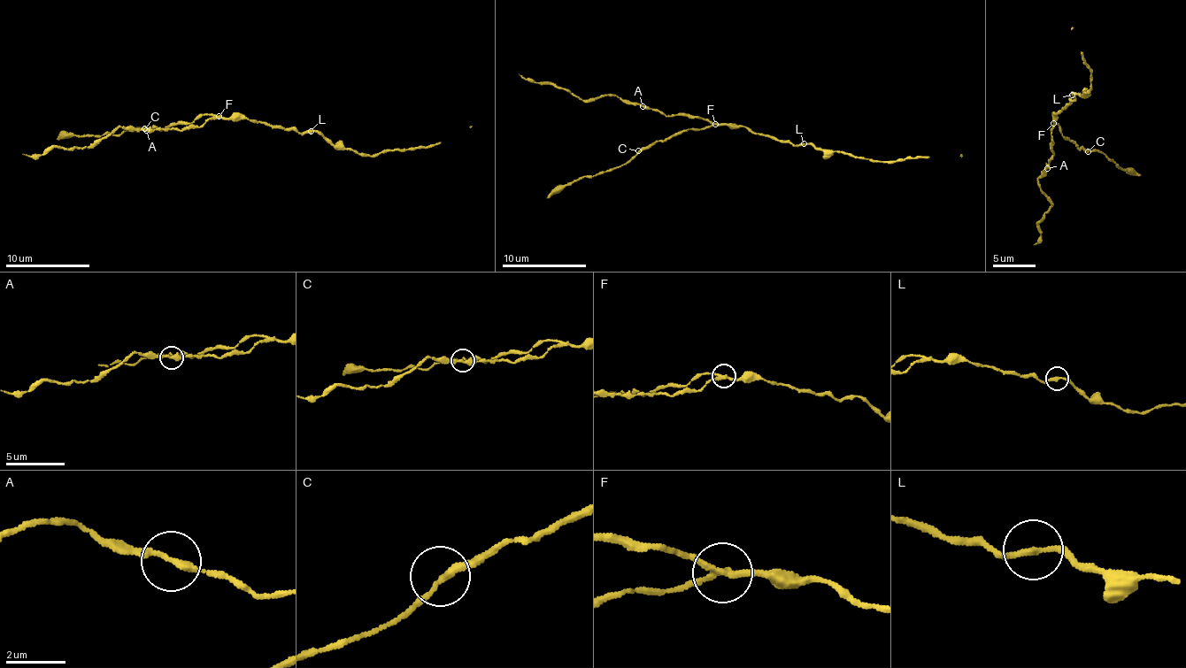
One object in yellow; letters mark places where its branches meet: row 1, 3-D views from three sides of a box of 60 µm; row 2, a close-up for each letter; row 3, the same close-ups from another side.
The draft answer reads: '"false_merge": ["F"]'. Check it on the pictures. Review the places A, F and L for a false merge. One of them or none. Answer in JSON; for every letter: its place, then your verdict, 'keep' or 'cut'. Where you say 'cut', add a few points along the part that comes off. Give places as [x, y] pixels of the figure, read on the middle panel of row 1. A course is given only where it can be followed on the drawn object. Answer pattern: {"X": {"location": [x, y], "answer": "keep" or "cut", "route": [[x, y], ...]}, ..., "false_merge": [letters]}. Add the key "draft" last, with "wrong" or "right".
{"A": {"location": [643, 106], "answer": "keep"}, "F": {"location": [715, 124], "answer": "cut", "route": [[716, 124], [657, 141], [640, 148], [626, 163], [603, 173], [580, 176], [558, 187], [547, 198]]}, "L": {"location": [804, 143], "answer": "keep"}, "false_merge": ["F"], "draft": "right"}

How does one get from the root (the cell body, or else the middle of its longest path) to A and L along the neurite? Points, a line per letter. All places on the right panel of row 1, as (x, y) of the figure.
A: (1054, 114), (1055, 125), (1051, 142), (1055, 155), (1047, 168)
L: (1054, 114), (1070, 102), (1069, 98), (1074, 99), (1072, 94)

